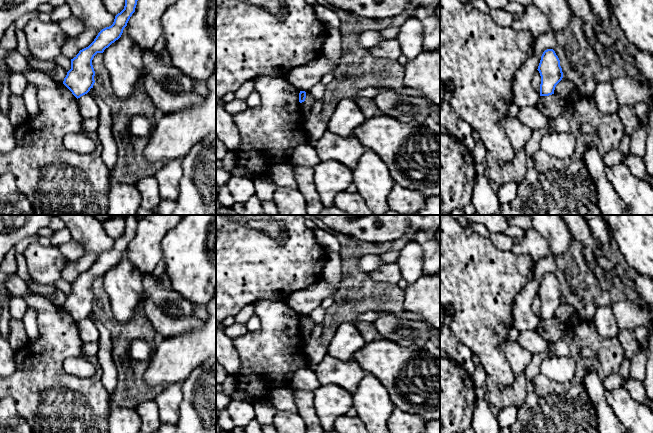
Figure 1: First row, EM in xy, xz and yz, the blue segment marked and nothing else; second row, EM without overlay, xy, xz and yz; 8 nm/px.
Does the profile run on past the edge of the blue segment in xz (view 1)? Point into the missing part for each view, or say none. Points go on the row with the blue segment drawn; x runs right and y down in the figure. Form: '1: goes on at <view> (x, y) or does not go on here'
1: does not go on here

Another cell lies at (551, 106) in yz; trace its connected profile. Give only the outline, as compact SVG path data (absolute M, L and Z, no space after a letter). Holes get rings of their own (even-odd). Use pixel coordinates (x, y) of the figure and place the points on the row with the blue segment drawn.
M557 94L540 96L536 107L547 117L556 118L564 111L565 99Z

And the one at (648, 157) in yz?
M649 107L647 111L647 115L647 139L645 141L645 155L643 156L643 162L647 177L653 178L653 109L651 107Z

